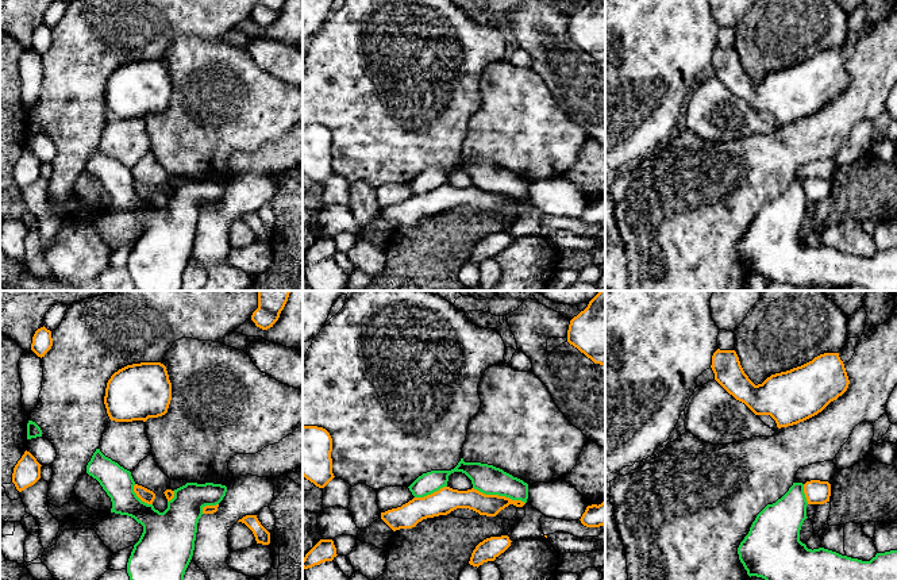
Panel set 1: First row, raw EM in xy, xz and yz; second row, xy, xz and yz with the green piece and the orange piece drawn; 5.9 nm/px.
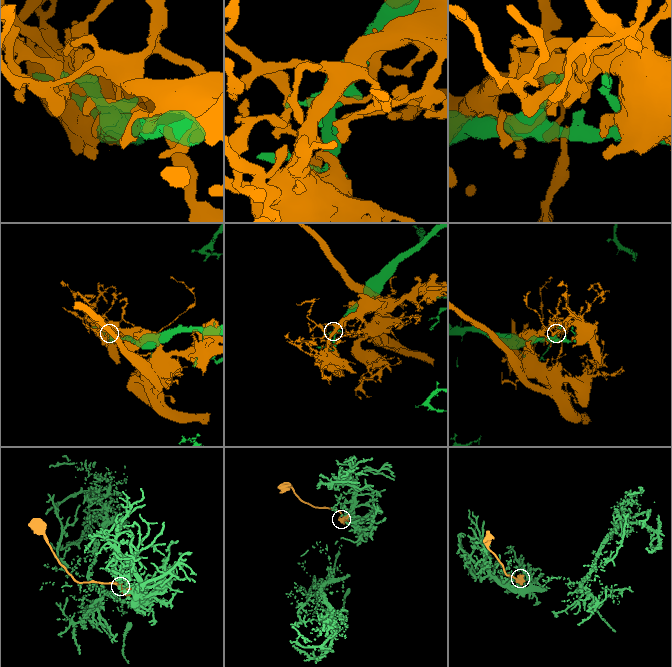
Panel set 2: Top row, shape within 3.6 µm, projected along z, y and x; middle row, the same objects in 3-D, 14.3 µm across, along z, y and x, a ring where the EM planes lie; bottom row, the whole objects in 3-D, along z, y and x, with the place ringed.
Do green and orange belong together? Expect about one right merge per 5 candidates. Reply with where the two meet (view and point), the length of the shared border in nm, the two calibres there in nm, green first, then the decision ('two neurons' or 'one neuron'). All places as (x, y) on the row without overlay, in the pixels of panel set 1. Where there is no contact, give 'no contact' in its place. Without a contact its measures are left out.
xz (499, 192) | 320 nm | 170/130 nm | two neurons

